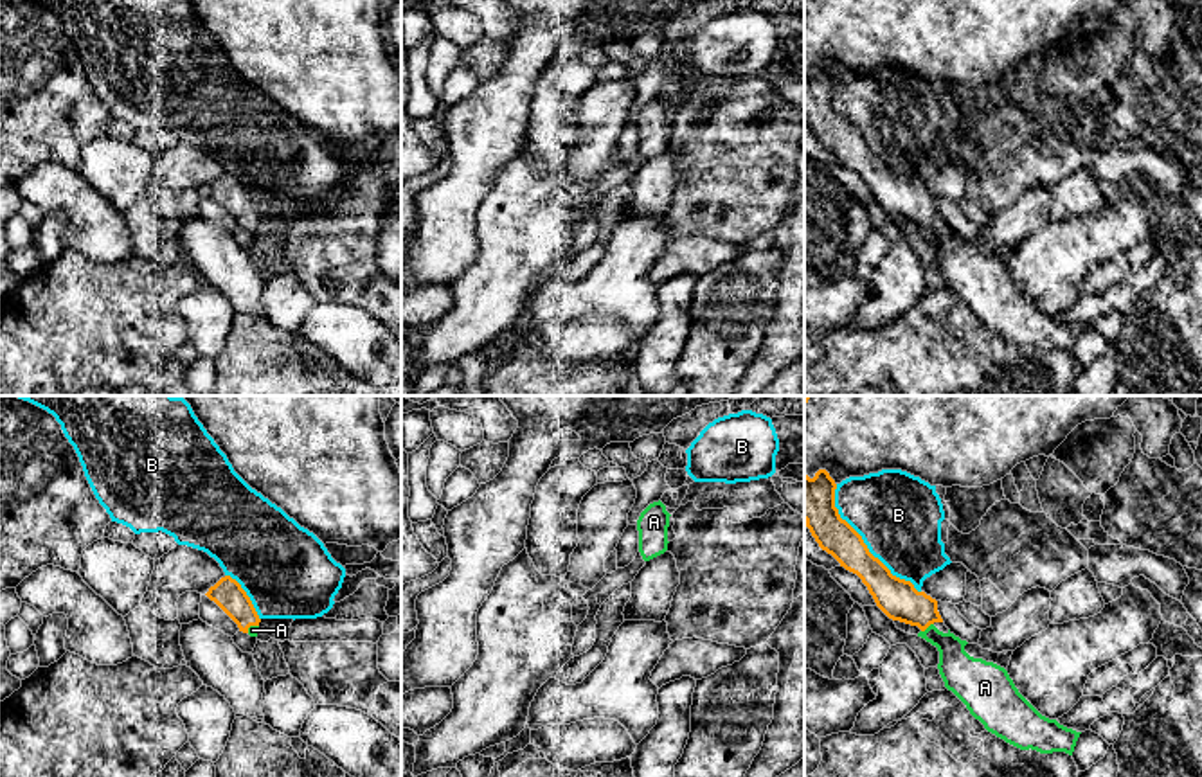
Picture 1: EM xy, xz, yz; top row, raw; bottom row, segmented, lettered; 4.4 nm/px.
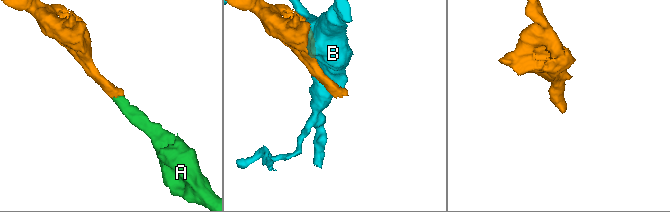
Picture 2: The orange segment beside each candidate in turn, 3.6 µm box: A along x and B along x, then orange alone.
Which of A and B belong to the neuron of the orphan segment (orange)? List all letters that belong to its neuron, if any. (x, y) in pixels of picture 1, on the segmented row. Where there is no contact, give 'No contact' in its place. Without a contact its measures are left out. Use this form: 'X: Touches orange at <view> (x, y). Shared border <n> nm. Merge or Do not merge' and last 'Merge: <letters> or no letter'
A: Touches orange at yz (927, 626). Shared border 70 nm. Merge
B: Touches orange at yz (864, 544). Shared border 600 nm. Do not merge
Merge: A

